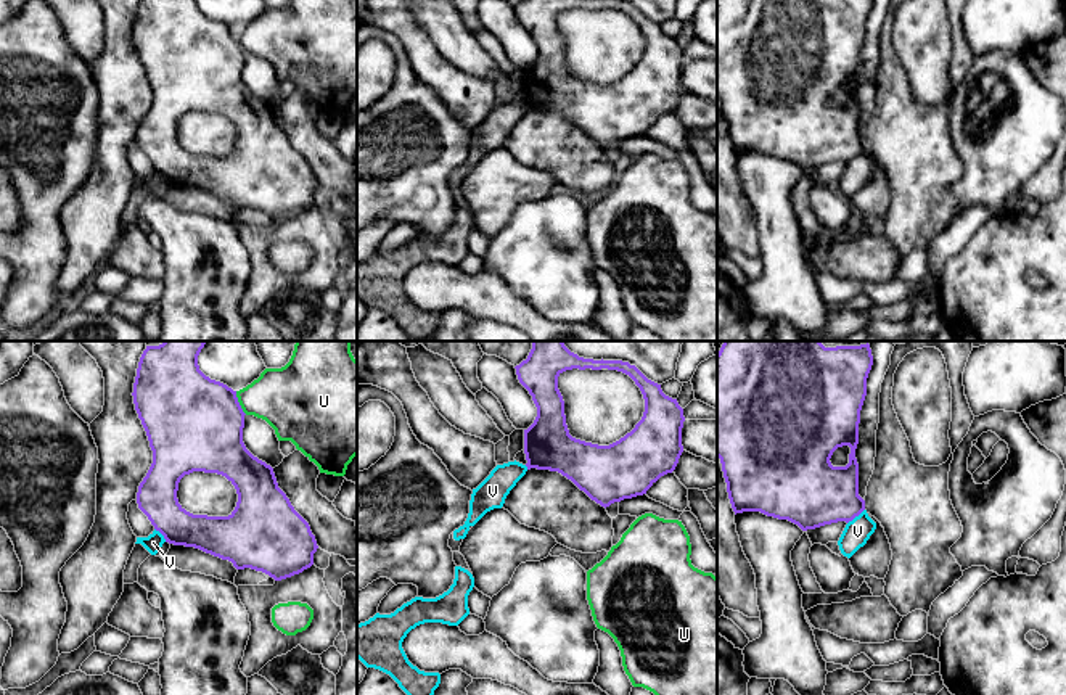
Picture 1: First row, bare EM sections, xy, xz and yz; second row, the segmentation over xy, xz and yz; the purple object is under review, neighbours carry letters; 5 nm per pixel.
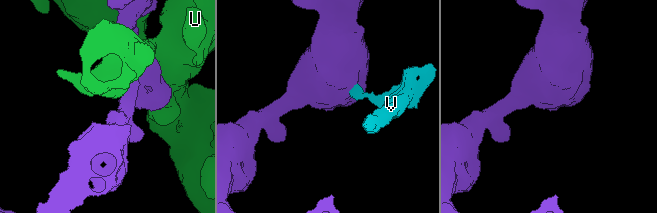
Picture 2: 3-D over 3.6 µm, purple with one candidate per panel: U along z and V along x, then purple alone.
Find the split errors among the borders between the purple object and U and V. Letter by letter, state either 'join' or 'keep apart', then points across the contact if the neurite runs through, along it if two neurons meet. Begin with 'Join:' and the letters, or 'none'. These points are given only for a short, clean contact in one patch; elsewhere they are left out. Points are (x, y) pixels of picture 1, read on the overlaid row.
Join: none
U: keep apart
V: keep apart; border along yz (864, 509), (848, 523)

